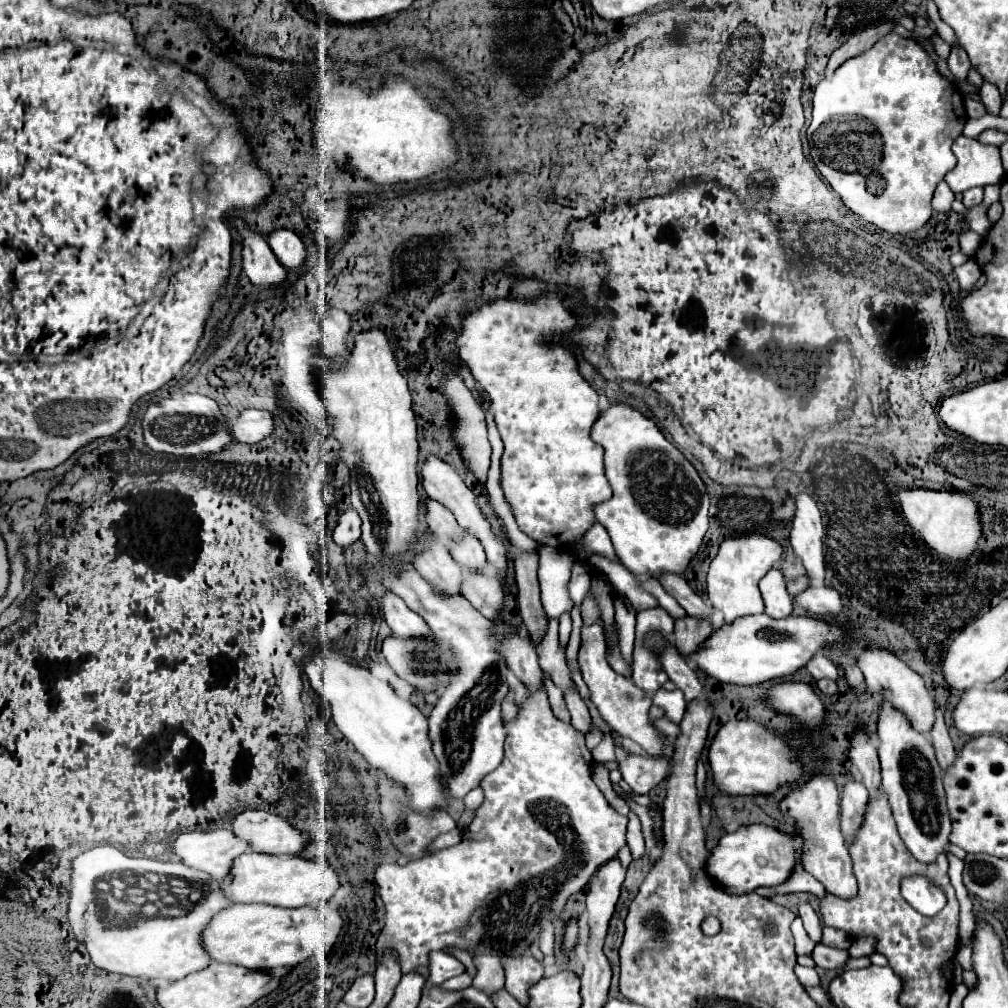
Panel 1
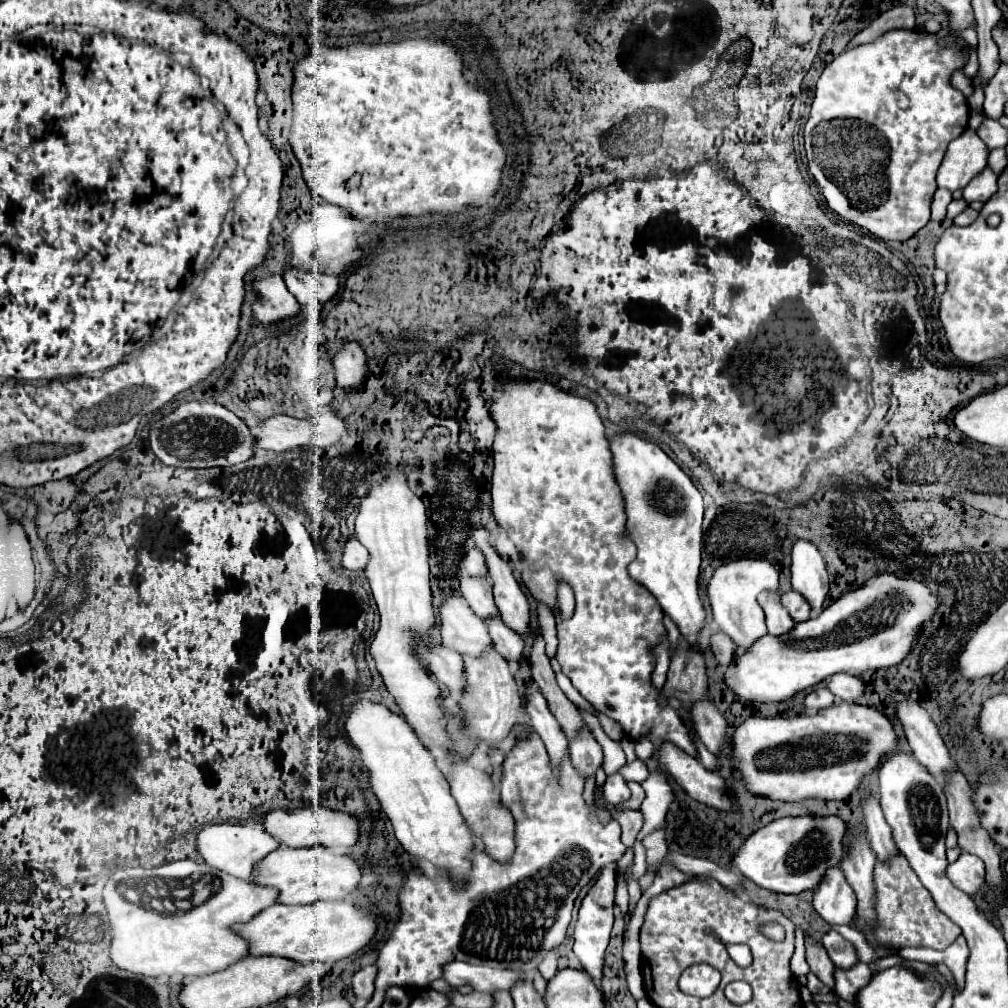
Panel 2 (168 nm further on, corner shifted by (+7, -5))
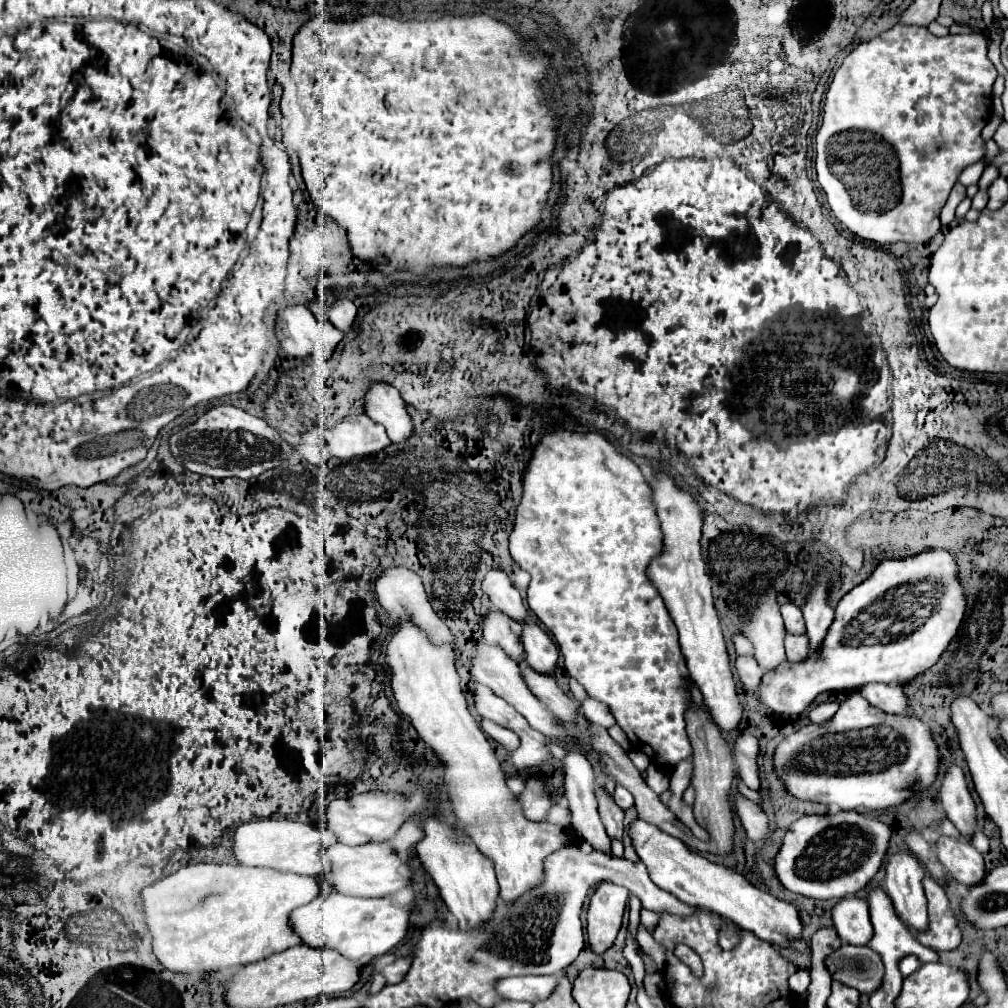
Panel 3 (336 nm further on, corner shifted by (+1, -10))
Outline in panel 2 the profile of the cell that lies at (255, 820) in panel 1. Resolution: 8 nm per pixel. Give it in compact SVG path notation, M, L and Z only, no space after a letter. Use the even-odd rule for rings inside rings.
M311 806L311 808L299 808L293 812L285 810L275 810L269 812L263 818L263 828L269 830L277 840L291 848L305 848L305 846L315 846L321 844L325 848L351 848L359 840L361 832L361 818L347 814L343 810L333 810L327 806Z

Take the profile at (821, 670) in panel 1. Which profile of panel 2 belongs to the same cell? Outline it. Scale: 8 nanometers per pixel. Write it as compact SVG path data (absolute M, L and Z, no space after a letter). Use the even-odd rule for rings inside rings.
M835 674L827 678L827 684L829 684L829 690L845 702L859 702L867 690L865 682L855 674Z

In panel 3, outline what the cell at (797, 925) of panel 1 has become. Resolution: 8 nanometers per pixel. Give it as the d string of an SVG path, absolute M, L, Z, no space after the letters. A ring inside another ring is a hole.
M799 969L797 973L793 973L793 975L789 977L789 987L791 987L791 991L795 991L795 993L807 991L807 987L809 987L809 971L807 971L807 969Z

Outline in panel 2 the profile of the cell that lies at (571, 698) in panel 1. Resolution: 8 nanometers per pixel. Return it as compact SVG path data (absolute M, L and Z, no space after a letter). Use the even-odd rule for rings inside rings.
M585 728L575 740L569 742L569 756L575 770L583 776L583 780L593 778L597 768L603 764L601 746L597 744L589 728Z

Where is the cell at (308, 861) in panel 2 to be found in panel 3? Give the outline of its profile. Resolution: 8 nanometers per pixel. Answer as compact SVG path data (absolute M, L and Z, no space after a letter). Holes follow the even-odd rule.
M335 843L323 851L323 855L331 863L331 873L325 875L329 879L335 893L351 895L351 897L385 897L409 885L409 879L399 875L401 857L387 843L367 843L359 847L349 847Z

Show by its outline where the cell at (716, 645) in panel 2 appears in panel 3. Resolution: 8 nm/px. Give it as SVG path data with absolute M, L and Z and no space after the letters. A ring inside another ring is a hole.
M737 655L735 669L737 669L737 675L739 675L741 683L747 689L755 689L759 685L759 679L763 675L763 669L755 663L755 659L751 655L741 655L741 657Z

